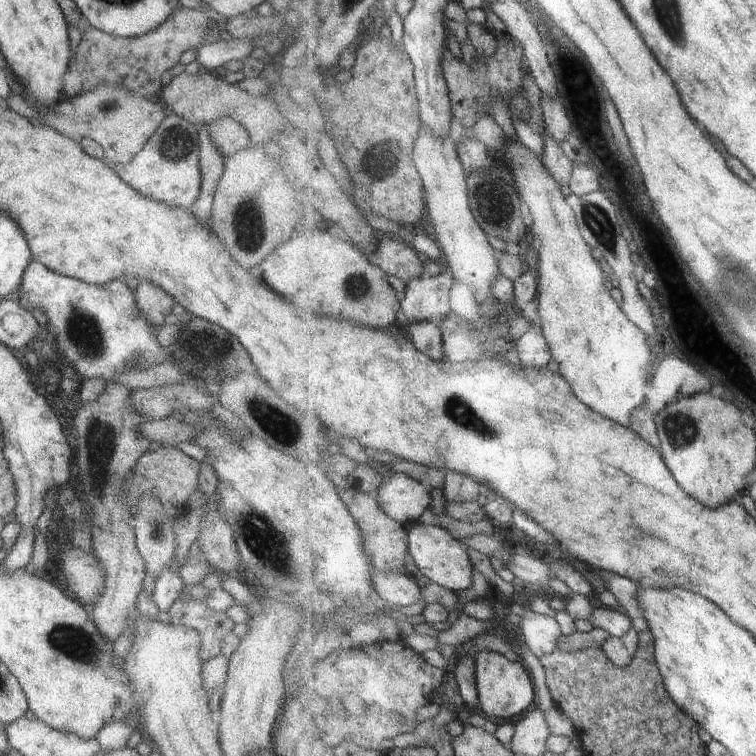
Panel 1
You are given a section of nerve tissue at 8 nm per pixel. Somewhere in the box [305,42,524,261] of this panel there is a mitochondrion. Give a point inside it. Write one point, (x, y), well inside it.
(492, 202)

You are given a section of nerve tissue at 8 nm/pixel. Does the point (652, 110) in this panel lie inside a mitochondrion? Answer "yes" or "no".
no

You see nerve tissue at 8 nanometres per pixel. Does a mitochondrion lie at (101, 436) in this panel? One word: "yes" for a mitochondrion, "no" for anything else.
yes

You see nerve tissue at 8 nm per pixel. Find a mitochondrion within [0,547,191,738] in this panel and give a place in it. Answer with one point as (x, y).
(75, 642)

